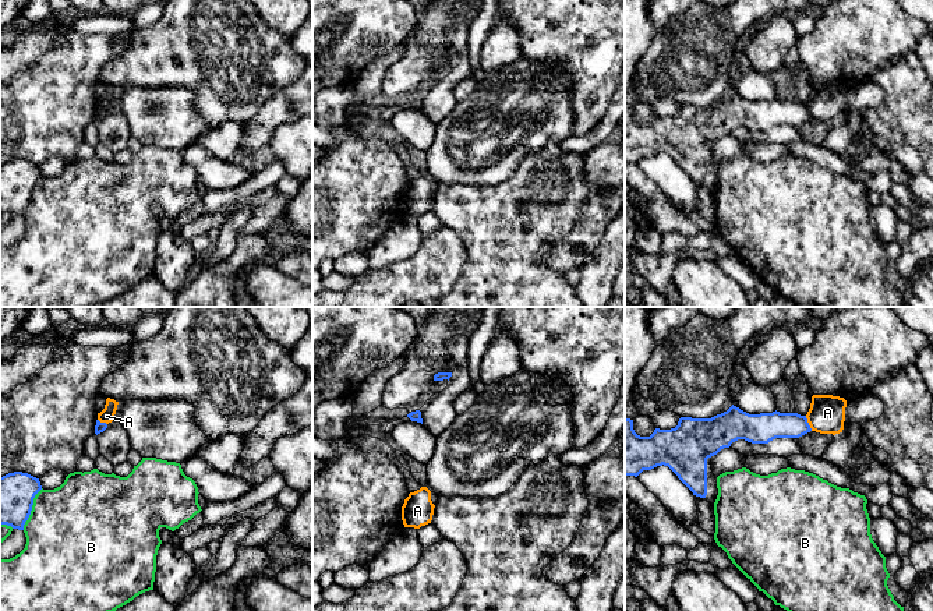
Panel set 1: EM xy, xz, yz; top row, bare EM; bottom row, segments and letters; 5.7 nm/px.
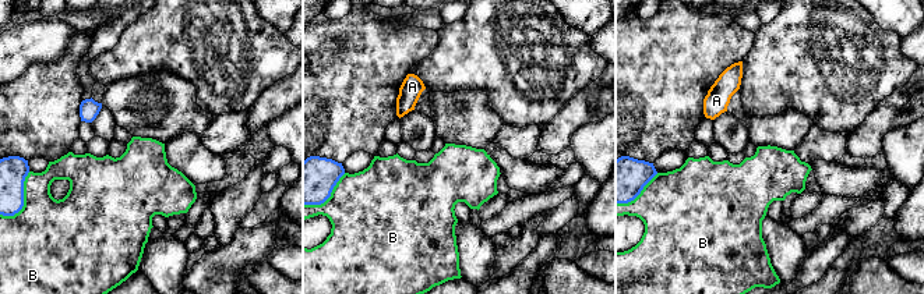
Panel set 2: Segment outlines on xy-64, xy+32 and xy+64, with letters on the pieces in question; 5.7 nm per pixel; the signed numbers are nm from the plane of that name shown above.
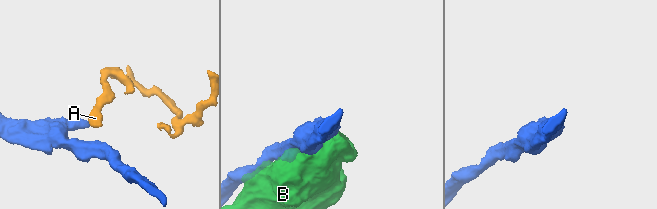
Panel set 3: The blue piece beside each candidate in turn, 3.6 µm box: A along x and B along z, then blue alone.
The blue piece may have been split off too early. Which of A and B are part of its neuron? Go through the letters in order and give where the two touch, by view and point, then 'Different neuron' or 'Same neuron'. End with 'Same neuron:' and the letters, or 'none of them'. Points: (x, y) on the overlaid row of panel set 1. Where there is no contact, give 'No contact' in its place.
A: Touches blue at yz (808, 423). Different neuron
B: Touches blue at xy (31, 509). Different neuron
Same neuron: none of them

